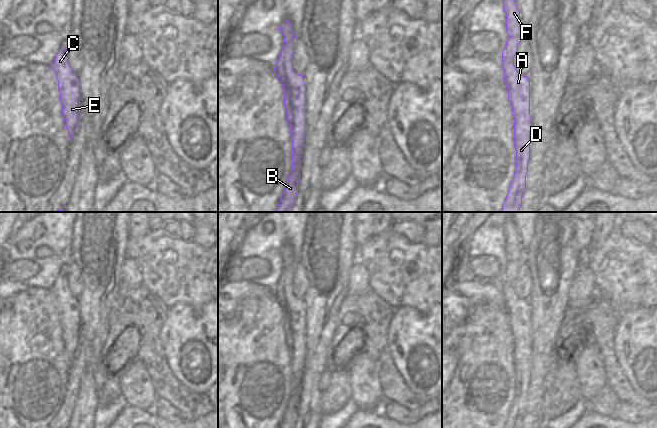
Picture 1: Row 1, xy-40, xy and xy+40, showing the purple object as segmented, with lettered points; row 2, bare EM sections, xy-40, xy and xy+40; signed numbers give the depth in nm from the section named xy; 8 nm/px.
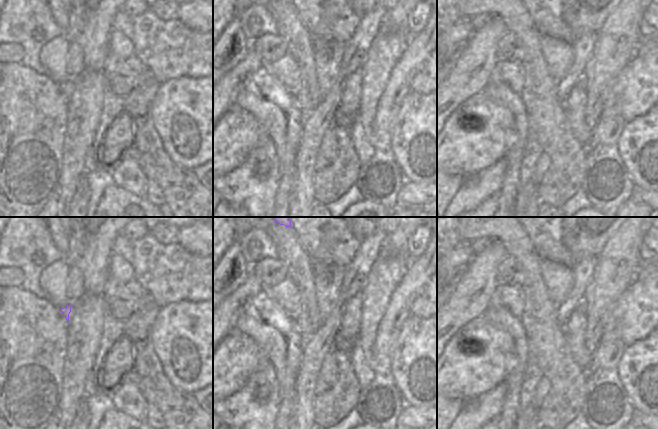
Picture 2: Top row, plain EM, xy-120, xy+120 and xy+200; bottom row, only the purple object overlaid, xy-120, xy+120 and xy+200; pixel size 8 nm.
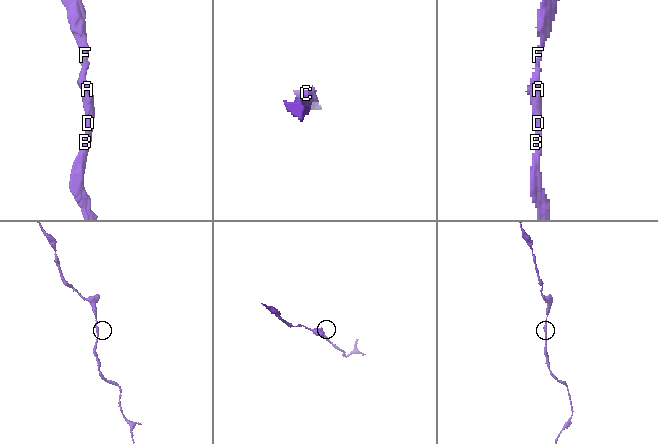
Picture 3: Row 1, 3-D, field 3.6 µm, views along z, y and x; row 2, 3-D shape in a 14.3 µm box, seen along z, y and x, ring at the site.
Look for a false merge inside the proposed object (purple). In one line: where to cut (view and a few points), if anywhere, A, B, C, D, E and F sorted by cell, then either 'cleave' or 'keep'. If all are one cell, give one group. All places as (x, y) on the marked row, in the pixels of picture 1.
no cut | A B C D E F | keep

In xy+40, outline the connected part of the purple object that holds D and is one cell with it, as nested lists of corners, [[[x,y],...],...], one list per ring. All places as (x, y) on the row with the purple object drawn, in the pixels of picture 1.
[[[504,0],[506,31],[510,36],[502,51],[504,81],[514,117],[514,147],[516,149],[516,169],[510,183],[506,199],[500,212],[520,212],[522,197],[526,189],[526,175],[530,159],[530,79],[518,73],[514,57],[522,41],[524,28],[520,25],[520,11],[515,0]]]

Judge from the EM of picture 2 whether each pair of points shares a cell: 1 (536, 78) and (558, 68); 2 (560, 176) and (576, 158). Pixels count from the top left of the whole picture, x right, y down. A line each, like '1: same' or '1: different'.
1: different
2: same

